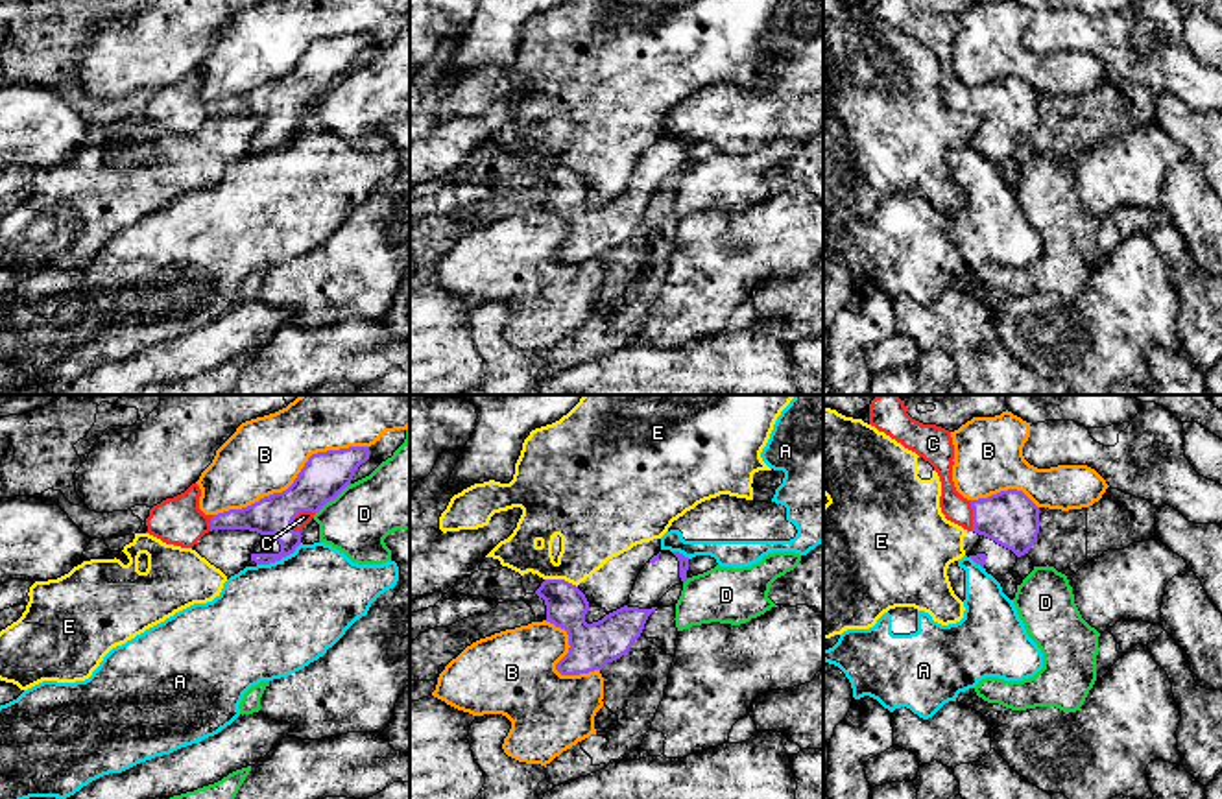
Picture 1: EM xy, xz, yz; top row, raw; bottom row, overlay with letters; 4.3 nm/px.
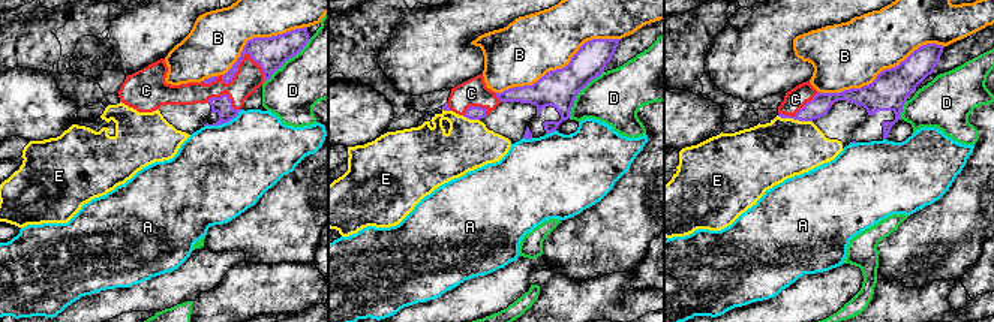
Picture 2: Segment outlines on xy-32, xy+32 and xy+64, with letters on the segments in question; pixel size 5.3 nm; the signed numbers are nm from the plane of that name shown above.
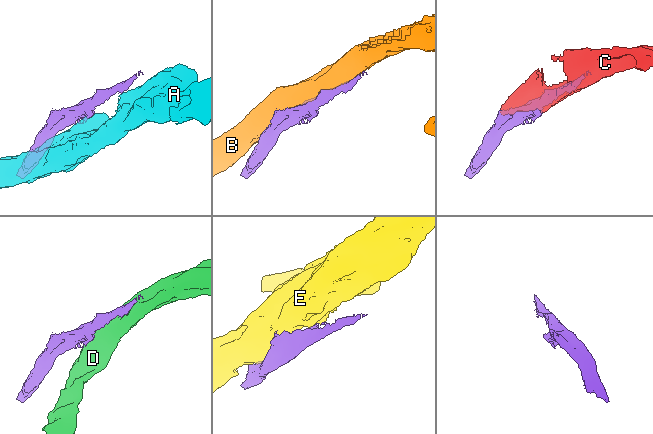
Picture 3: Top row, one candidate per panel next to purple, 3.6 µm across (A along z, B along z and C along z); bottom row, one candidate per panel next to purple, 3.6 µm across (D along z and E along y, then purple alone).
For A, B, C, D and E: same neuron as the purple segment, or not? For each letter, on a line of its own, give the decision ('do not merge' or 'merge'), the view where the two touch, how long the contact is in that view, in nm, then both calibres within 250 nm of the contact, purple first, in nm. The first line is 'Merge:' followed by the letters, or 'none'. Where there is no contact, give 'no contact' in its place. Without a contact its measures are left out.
Merge: C
A: do not merge; contact in xy; length 220 nm; calibres 180 and 480 nm
B: do not merge; contact in xy; length 750 nm; calibres 200 and 320 nm
C: merge; contact in xy; length 130 nm; calibres 200 and 60 nm
D: do not merge; contact in xy; length 200 nm; calibres 200 and 280 nm
E: do not merge; contact in xz; length 150 nm; calibres 180 and 280 nm

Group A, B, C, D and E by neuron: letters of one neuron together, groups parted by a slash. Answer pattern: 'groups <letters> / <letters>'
groups A / B / C / D / E

